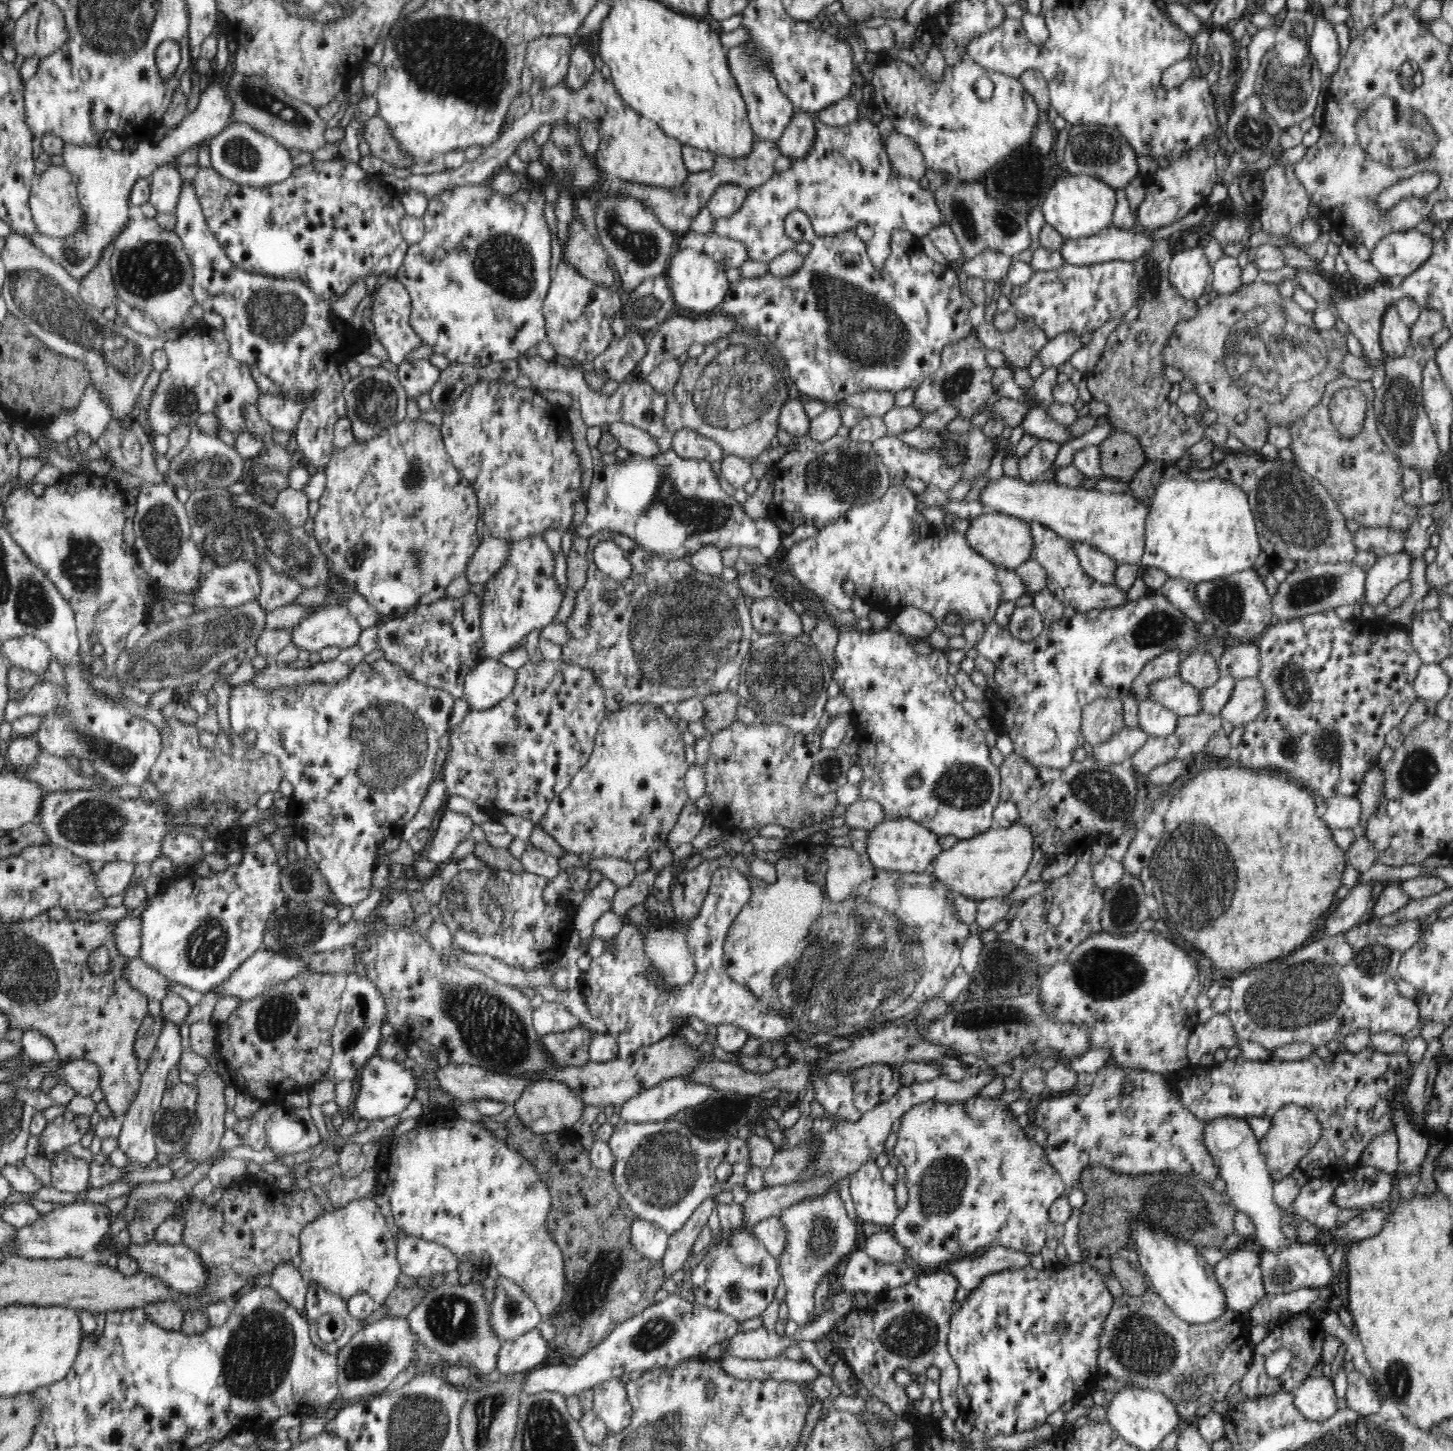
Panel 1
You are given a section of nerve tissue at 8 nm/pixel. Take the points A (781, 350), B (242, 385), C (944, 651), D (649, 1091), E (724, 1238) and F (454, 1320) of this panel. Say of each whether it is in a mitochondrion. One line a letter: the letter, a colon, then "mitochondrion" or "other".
A: mitochondrion
B: other
C: other
D: other
E: other
F: mitochondrion

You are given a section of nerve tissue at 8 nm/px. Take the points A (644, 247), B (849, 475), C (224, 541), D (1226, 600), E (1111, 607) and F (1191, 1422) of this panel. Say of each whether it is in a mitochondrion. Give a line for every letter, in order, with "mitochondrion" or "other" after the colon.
A: mitochondrion
B: mitochondrion
C: mitochondrion
D: mitochondrion
E: other
F: other

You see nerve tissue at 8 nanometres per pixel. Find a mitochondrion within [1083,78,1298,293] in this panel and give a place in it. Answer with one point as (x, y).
(1254, 133)

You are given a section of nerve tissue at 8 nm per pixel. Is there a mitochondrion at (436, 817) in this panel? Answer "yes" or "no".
no

